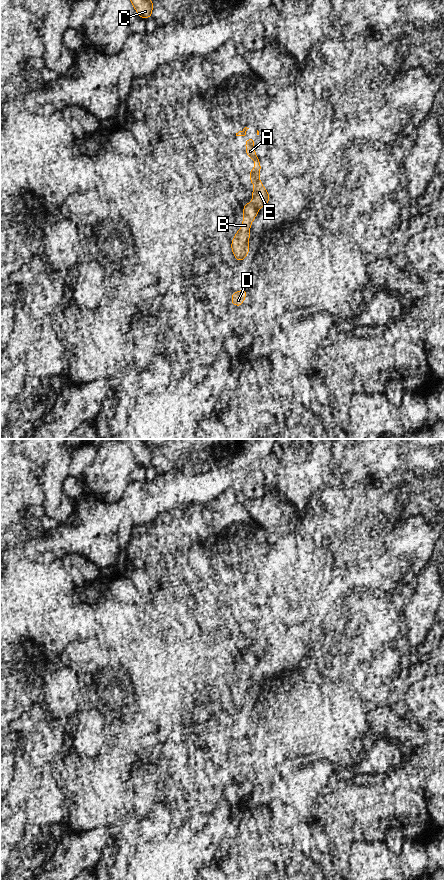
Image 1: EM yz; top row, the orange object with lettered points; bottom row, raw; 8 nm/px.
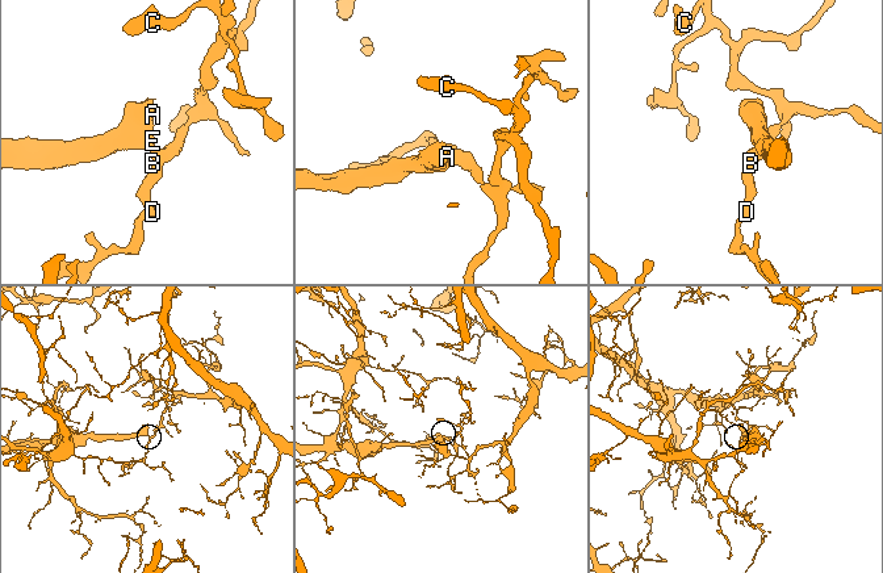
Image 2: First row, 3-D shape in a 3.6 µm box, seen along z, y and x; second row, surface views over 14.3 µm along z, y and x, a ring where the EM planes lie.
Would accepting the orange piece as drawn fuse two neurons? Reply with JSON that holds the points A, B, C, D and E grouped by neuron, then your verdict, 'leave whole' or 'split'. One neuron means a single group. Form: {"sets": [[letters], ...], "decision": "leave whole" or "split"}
{"sets": [["A", "E"], ["B", "C", "D"]], "decision": "split"}

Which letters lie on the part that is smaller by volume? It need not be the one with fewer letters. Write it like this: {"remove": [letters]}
{"remove": ["A", "E"]}

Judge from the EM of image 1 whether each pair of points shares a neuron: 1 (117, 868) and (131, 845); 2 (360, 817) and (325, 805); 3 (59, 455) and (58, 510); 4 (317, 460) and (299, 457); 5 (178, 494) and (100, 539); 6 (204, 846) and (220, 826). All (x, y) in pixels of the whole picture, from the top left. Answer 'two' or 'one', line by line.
1: one
2: one
3: one
4: two
5: one
6: one

